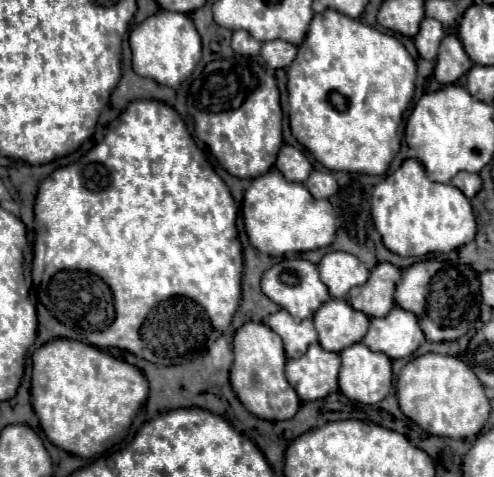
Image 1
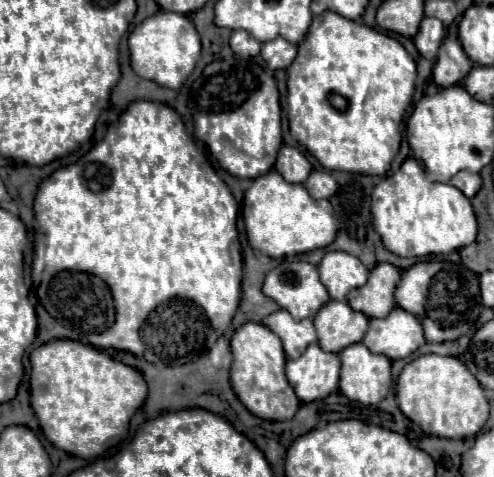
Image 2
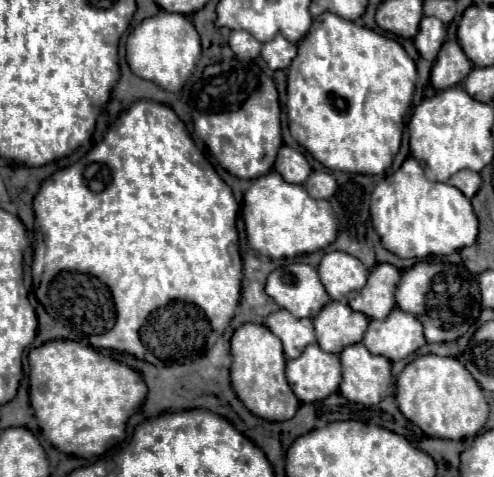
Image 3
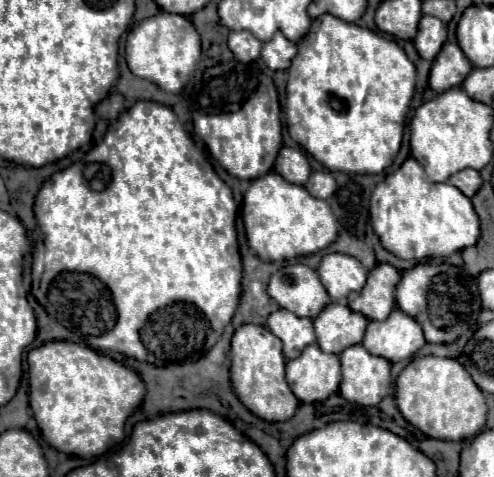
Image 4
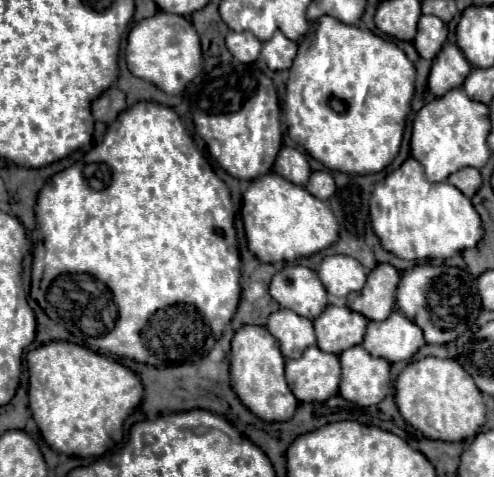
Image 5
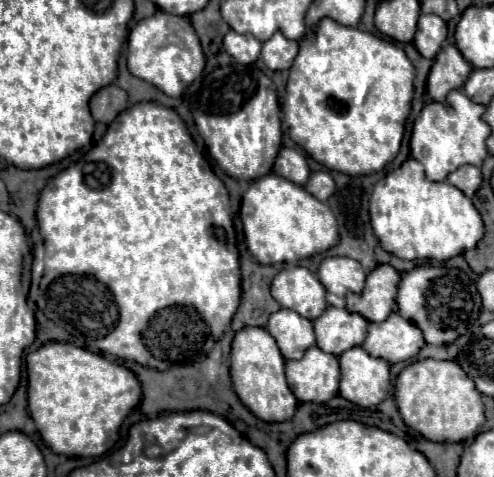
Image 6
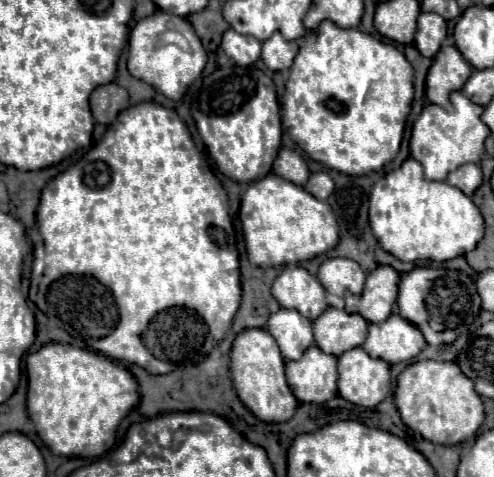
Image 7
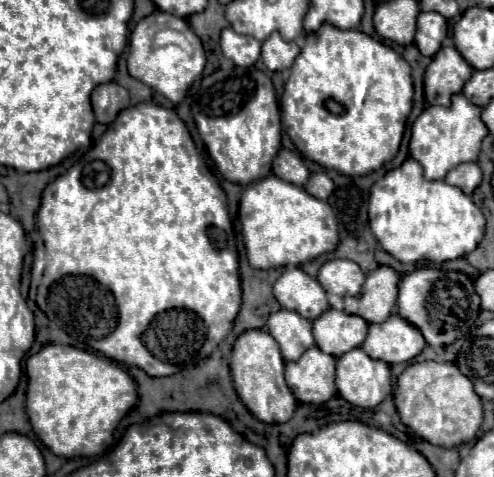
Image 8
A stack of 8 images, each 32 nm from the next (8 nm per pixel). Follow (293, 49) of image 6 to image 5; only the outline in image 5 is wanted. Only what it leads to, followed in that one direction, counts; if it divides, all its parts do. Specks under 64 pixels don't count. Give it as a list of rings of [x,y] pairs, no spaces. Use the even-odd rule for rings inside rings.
[[[276,32],[272,40],[262,44],[262,58],[270,70],[288,70],[296,56],[296,42],[288,40],[282,32]]]

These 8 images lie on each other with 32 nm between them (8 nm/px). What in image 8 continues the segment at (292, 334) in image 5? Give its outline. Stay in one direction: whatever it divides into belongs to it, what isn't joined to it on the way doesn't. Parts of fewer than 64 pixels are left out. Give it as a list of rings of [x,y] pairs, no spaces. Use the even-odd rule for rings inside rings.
[[[278,310],[268,318],[268,332],[278,342],[284,360],[298,360],[304,350],[314,346],[312,322],[292,310]]]

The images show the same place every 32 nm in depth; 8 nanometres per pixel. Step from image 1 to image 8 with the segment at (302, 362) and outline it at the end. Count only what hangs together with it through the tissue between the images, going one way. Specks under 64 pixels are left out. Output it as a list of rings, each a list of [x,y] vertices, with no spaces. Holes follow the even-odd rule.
[[[312,346],[296,362],[286,362],[286,380],[294,396],[306,404],[322,404],[336,396],[336,358]]]

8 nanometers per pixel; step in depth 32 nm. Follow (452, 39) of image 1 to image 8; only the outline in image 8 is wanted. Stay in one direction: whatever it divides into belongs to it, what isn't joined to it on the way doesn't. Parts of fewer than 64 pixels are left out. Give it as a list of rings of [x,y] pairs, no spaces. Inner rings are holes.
[[[454,46],[440,48],[424,74],[426,102],[434,106],[450,104],[450,98],[462,90],[470,74],[472,66],[460,56],[460,52],[456,52]]]

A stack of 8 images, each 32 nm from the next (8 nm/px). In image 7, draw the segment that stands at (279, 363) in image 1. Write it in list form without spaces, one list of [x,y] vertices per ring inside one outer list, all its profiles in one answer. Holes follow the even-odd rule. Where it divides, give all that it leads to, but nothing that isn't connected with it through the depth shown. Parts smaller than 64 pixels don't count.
[[[262,328],[242,330],[230,352],[230,376],[244,406],[264,422],[286,422],[294,416],[298,400],[284,378],[284,358],[280,356],[276,340]]]

